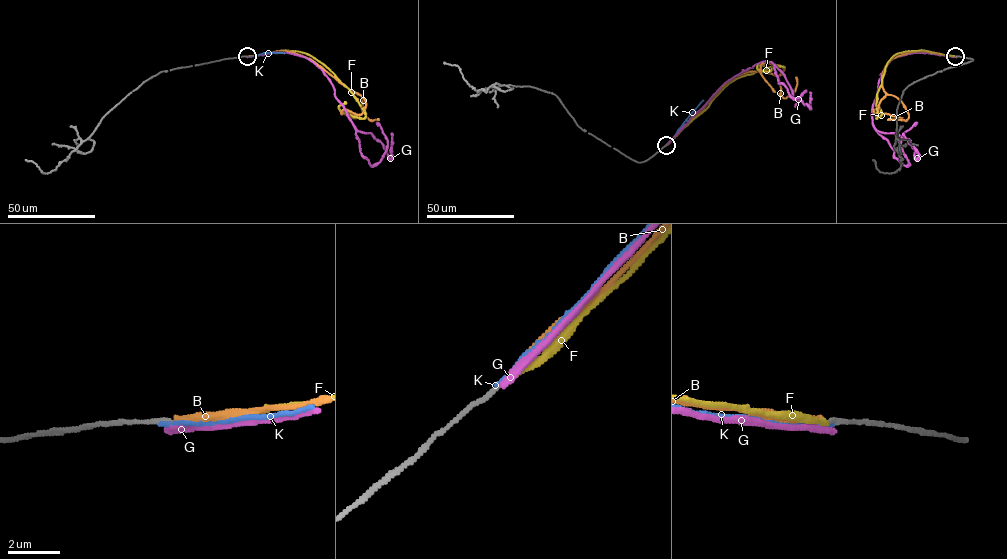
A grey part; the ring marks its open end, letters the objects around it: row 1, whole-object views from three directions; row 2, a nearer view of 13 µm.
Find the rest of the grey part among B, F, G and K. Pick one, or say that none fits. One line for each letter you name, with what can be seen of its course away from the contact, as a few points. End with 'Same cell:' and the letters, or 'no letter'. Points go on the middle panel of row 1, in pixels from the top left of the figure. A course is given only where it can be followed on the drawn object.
B: it runs (666, 145), (738, 75), (748, 71), (779, 75), (784, 68), (778, 65), (760, 66), (760, 74), (775, 92)
Same cell: B

